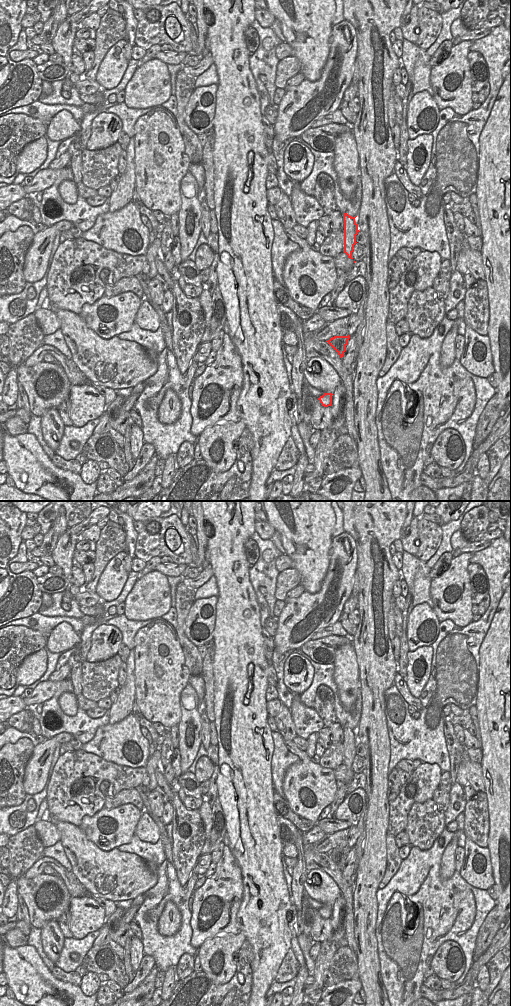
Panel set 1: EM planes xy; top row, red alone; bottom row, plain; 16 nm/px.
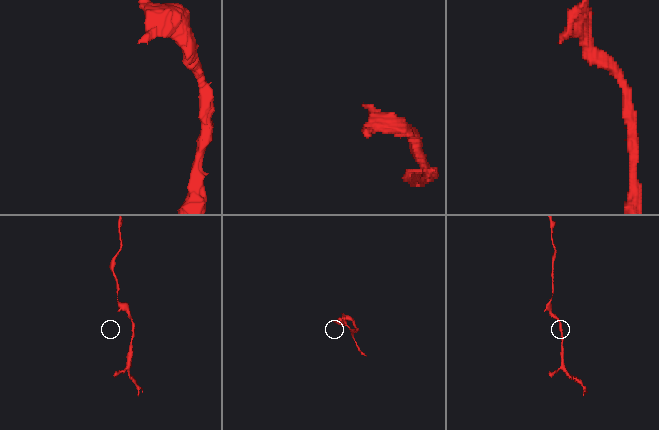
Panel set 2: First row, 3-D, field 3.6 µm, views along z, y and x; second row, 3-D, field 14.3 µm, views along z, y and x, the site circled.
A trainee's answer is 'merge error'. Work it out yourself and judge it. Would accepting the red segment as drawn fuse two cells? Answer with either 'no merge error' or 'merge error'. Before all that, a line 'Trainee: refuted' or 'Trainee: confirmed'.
Trainee: refuted
no merge error

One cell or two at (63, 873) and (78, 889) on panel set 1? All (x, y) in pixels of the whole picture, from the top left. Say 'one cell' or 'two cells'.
one cell

